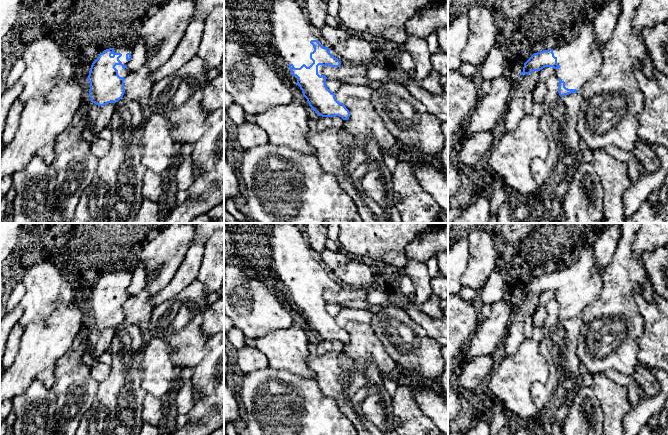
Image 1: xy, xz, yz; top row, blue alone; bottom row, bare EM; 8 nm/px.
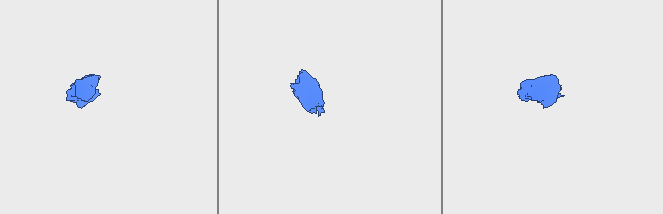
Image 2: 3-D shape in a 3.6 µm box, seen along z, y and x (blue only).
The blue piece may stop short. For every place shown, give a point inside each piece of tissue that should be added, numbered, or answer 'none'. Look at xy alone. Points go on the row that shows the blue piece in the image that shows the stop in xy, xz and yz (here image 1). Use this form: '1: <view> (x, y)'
1: xy (122, 72)

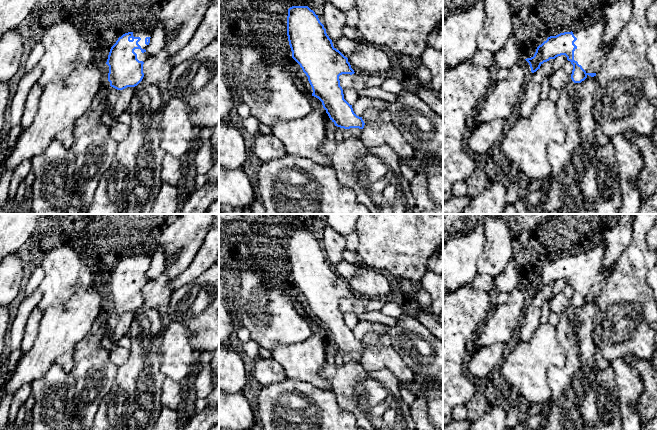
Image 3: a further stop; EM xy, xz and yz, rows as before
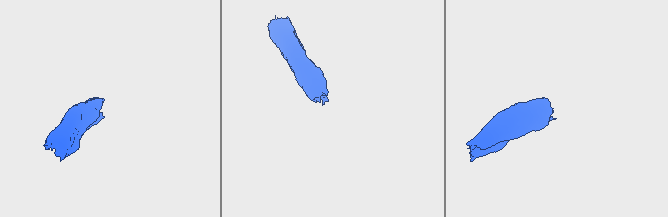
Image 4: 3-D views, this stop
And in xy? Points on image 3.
1: xy (141, 56)

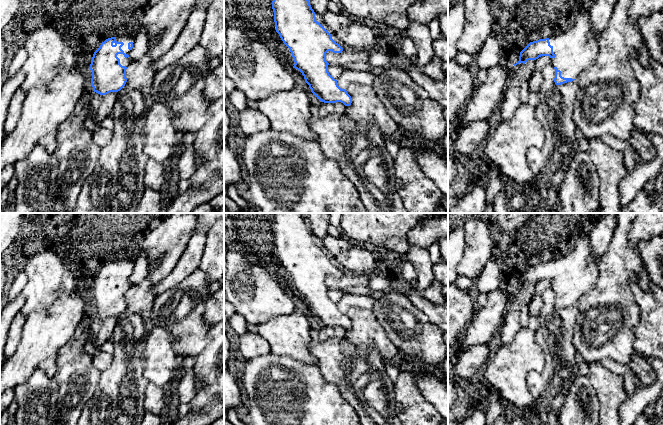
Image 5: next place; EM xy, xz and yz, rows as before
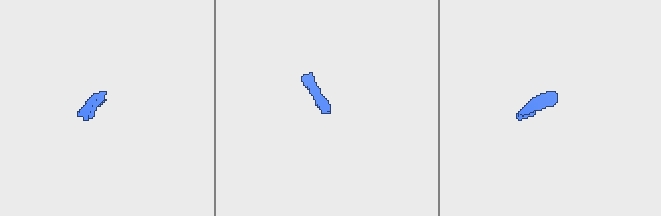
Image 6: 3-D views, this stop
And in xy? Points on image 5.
1: xy (124, 61)

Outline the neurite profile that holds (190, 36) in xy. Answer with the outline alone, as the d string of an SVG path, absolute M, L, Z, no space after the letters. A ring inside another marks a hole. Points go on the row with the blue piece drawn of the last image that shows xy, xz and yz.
M194 8L188 17L186 26L182 30L170 50L152 63L153 68L159 71L184 56L199 44L203 26L207 17L207 9Z

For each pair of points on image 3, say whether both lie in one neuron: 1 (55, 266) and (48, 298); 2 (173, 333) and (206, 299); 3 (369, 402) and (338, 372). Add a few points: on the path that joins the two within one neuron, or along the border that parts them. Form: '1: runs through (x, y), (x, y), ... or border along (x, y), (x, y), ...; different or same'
1: runs through (55, 274), (55, 290); same
2: border along (170, 319), (185, 324), (191, 344); different
3: runs through (361, 394), (346, 380); same

